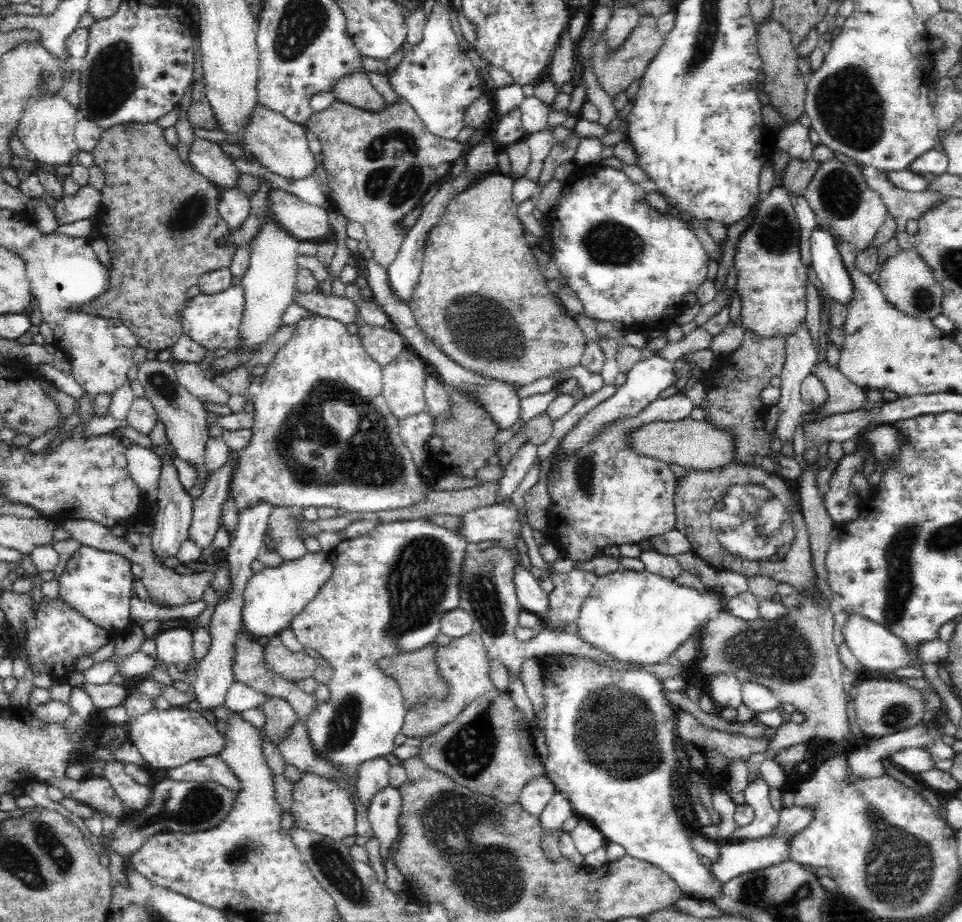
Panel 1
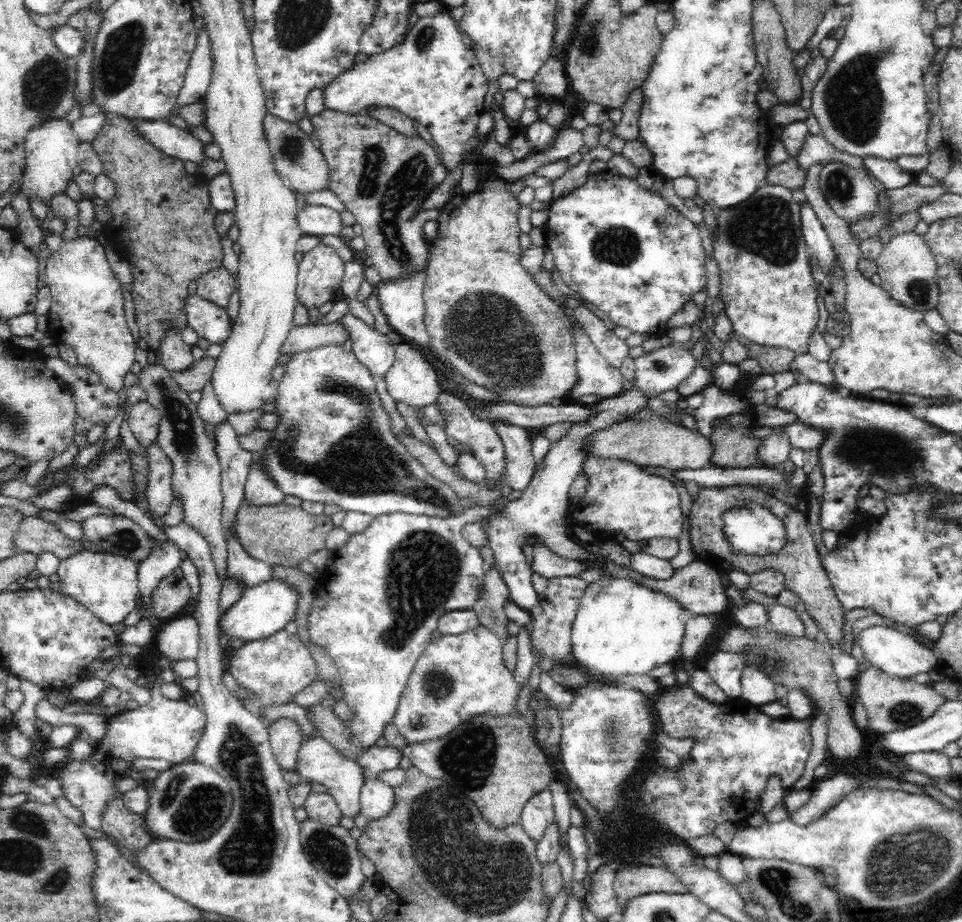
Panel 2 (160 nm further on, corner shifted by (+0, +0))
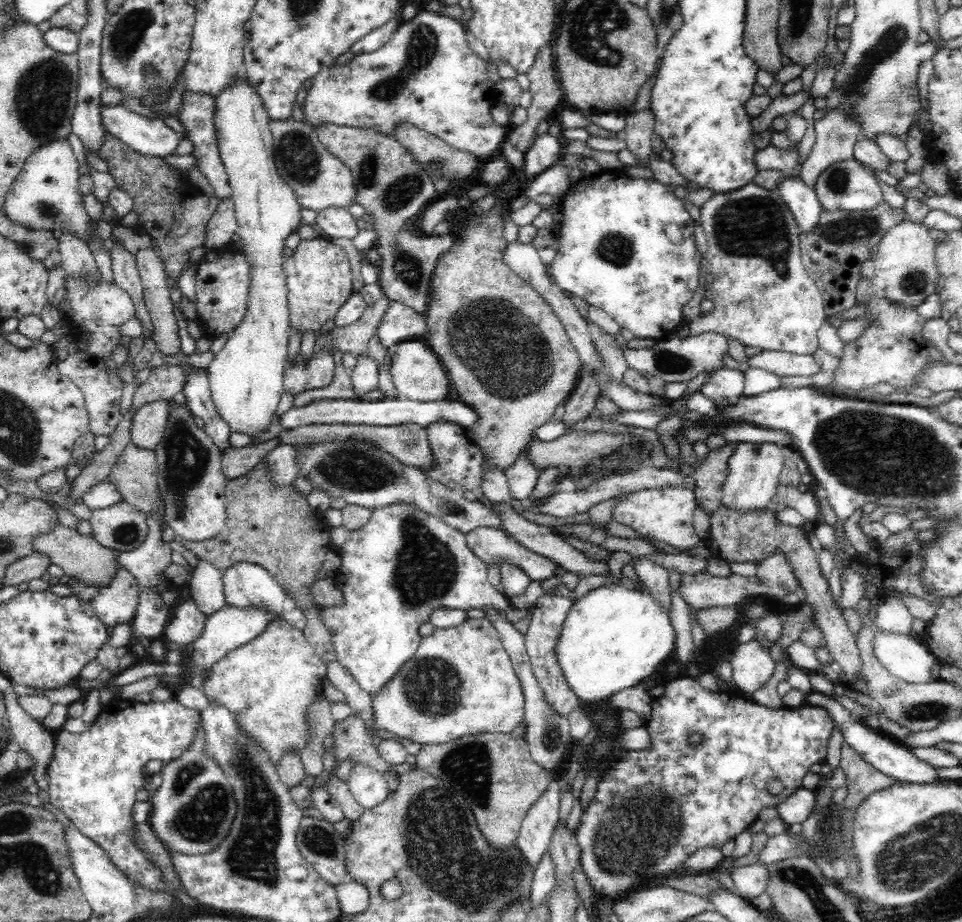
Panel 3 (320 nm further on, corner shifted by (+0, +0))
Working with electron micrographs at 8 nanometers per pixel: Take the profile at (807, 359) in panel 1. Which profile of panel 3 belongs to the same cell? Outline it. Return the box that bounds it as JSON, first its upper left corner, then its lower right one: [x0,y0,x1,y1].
[721,442,784,513]

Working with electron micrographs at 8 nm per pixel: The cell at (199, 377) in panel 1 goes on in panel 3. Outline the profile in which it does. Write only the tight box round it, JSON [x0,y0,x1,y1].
[134,248,181,356]

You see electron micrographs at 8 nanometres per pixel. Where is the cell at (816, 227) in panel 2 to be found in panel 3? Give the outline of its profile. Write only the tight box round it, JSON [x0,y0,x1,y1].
[776,176,822,232]

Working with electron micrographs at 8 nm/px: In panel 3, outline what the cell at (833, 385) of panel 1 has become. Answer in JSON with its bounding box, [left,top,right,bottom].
[747,351,820,379]

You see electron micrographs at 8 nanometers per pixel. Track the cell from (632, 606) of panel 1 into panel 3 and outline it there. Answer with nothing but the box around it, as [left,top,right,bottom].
[555,583,674,703]

